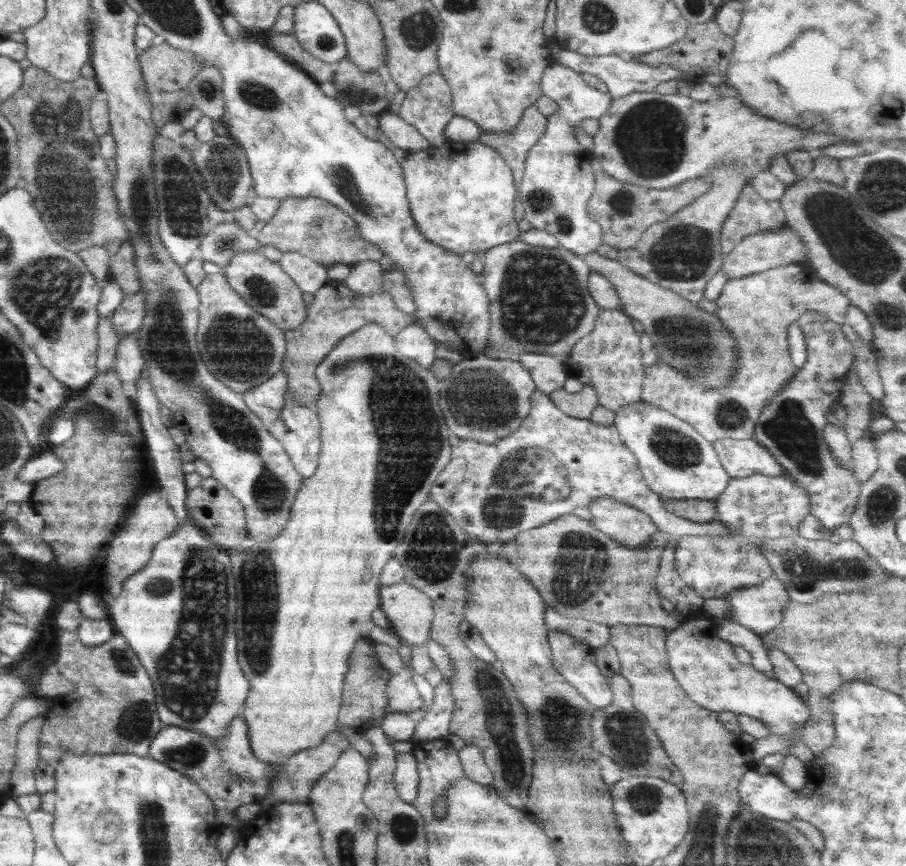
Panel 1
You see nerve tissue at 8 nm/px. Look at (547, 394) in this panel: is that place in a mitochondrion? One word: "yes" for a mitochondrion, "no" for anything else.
no

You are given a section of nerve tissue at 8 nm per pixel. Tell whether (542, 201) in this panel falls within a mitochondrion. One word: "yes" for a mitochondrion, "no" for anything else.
yes

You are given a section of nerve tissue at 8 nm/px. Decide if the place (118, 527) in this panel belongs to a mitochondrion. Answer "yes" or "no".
no

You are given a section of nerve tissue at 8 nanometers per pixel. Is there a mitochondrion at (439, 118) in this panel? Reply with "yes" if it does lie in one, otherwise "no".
no

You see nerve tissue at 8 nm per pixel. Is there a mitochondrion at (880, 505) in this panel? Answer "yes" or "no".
yes

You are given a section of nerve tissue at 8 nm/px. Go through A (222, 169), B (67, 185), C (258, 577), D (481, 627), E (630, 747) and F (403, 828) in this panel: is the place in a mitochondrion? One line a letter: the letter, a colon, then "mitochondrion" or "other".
A: mitochondrion
B: mitochondrion
C: mitochondrion
D: other
E: mitochondrion
F: mitochondrion

